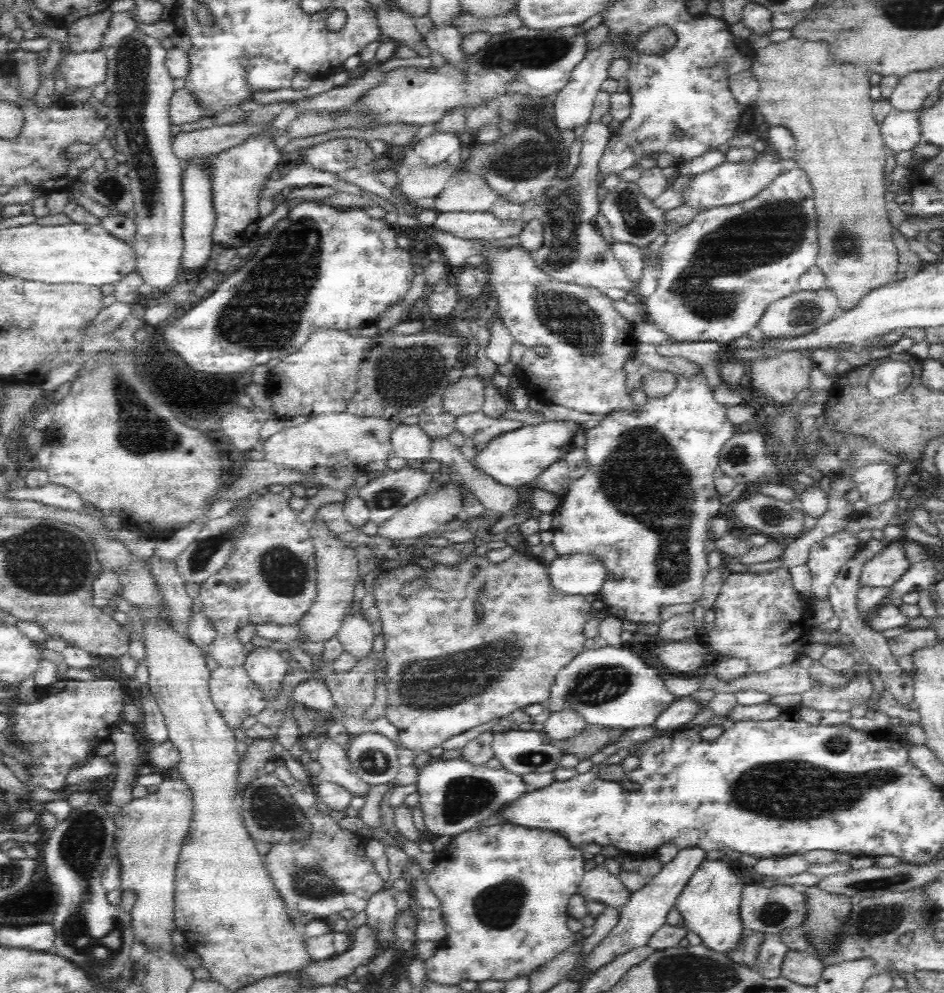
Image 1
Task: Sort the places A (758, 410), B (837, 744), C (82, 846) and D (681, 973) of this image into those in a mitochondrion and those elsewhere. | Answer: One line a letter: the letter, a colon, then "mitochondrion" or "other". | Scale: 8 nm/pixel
A: other
B: mitochondrion
C: mitochondrion
D: mitochondrion

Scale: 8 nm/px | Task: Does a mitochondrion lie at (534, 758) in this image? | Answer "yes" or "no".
yes

